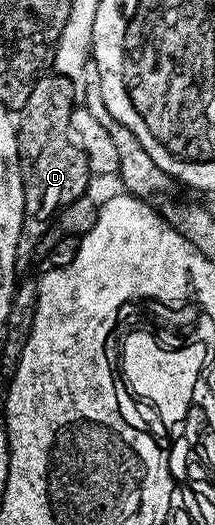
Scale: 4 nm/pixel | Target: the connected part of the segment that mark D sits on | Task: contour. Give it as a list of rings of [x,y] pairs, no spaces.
[[[47,73],[33,85],[33,93],[29,93],[29,101],[25,101],[22,111],[17,115],[17,130],[19,132],[19,168],[23,178],[25,205],[21,221],[21,237],[17,237],[16,272],[23,270],[31,263],[31,254],[36,254],[41,237],[51,228],[52,222],[61,208],[88,190],[87,182],[93,179],[89,169],[89,161],[85,153],[75,144],[69,129],[69,117],[77,103],[77,88],[64,75]]]

